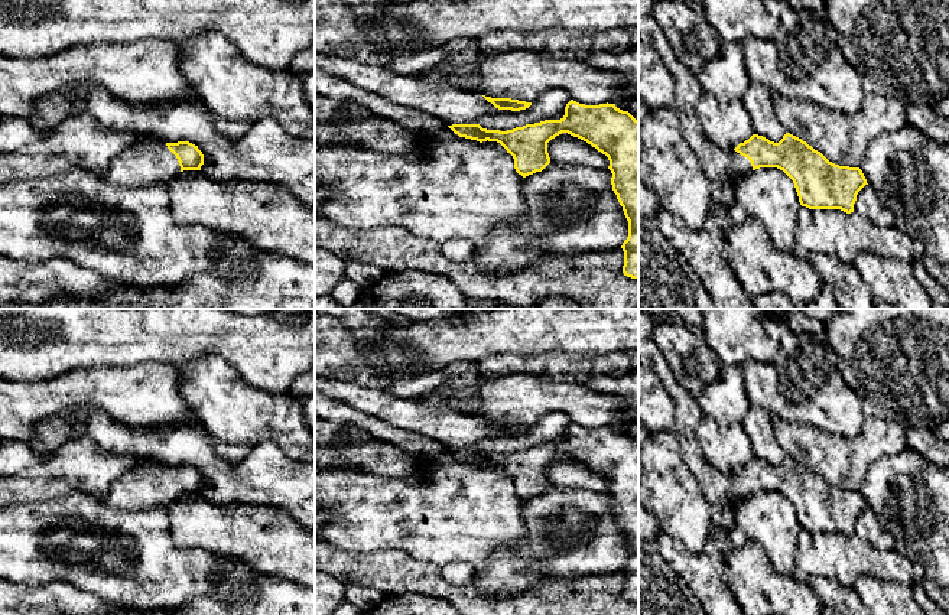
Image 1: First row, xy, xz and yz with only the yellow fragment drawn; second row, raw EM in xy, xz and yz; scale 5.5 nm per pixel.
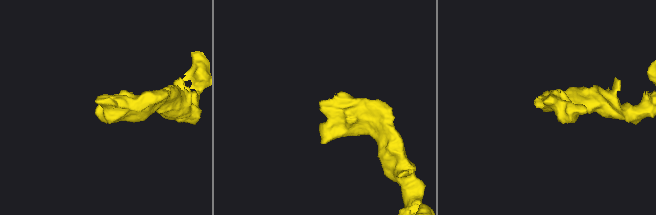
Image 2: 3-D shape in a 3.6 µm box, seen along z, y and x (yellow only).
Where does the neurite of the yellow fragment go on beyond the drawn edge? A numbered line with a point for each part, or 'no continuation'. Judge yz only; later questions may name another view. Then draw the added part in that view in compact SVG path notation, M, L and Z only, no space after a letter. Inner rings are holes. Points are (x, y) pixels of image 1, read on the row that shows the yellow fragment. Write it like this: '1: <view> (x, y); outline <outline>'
1: yz (741, 165); outline M732 150L729 156L737 178L744 176L753 170L751 162L747 157L741 156L735 150Z

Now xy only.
1: xy (148, 160); outline M140 136L117 153L98 176L121 186L150 186L166 185L179 172L179 162L166 141L153 136Z

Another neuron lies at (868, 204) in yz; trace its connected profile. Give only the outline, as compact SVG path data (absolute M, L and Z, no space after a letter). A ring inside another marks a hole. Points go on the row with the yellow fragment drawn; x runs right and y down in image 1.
M865 185L857 195L854 212L868 218L878 228L894 227L896 215L880 199L871 185Z

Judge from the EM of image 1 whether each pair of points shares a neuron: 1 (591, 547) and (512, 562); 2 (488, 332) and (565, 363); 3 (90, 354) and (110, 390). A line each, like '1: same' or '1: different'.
1: same
2: different
3: different

